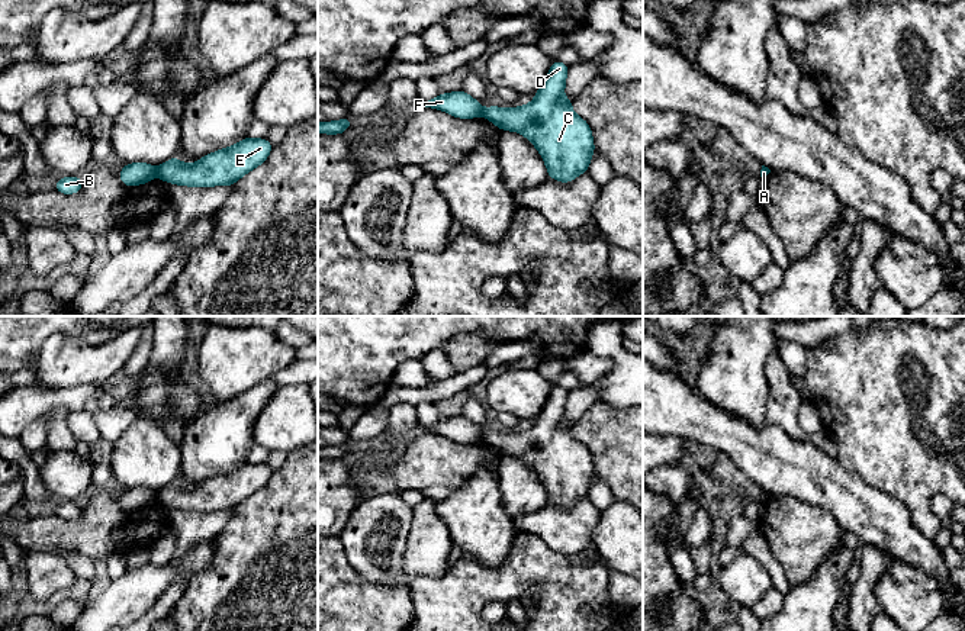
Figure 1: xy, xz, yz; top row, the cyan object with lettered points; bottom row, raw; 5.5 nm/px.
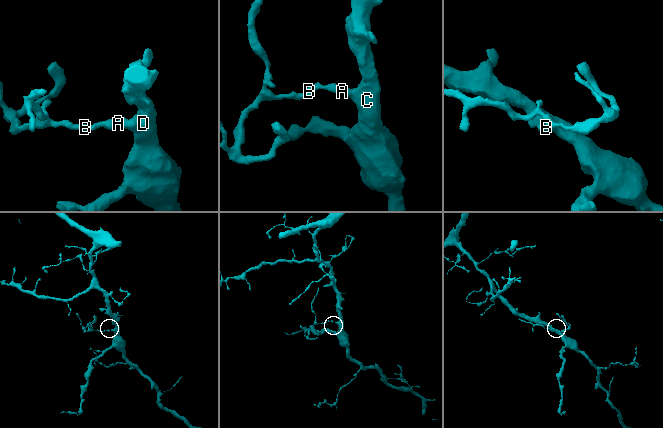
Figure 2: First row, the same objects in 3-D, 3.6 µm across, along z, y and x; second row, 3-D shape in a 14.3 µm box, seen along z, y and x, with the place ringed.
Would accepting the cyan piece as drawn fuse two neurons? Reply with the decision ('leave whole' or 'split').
split

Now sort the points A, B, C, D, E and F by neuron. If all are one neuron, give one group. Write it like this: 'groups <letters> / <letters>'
groups A C D E / B F

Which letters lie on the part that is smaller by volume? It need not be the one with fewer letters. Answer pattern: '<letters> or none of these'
B, F

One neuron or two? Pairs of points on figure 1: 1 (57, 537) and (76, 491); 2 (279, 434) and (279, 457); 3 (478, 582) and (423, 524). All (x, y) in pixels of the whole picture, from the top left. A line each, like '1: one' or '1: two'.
1: two
2: two
3: two

